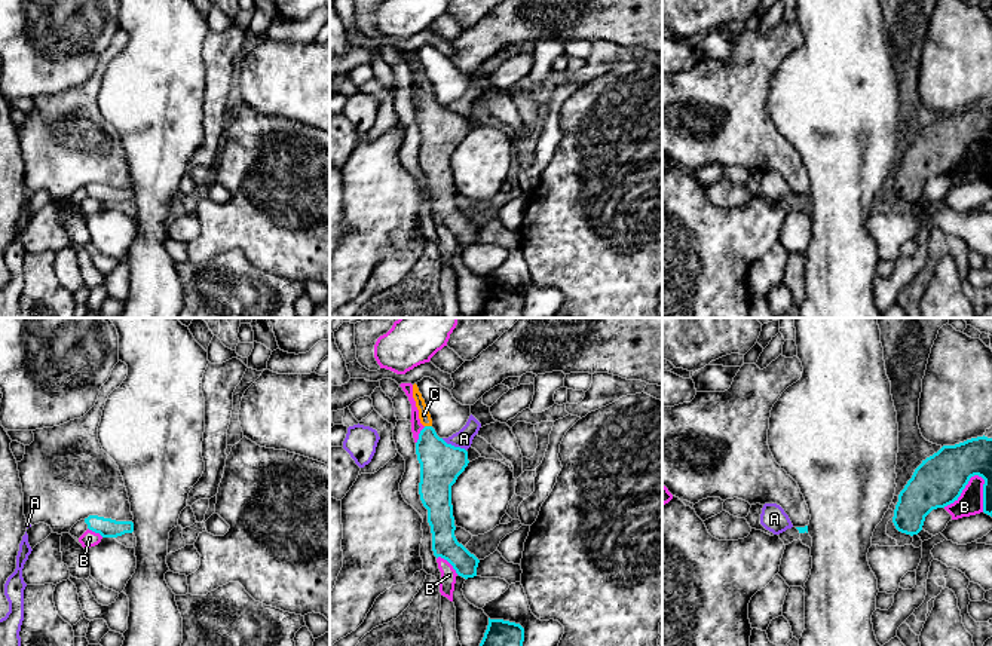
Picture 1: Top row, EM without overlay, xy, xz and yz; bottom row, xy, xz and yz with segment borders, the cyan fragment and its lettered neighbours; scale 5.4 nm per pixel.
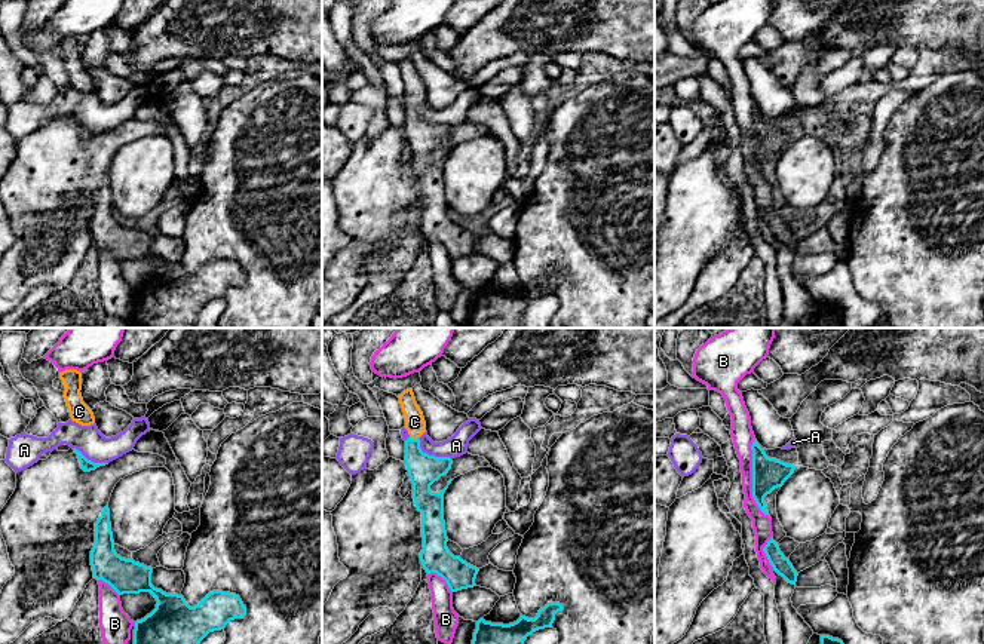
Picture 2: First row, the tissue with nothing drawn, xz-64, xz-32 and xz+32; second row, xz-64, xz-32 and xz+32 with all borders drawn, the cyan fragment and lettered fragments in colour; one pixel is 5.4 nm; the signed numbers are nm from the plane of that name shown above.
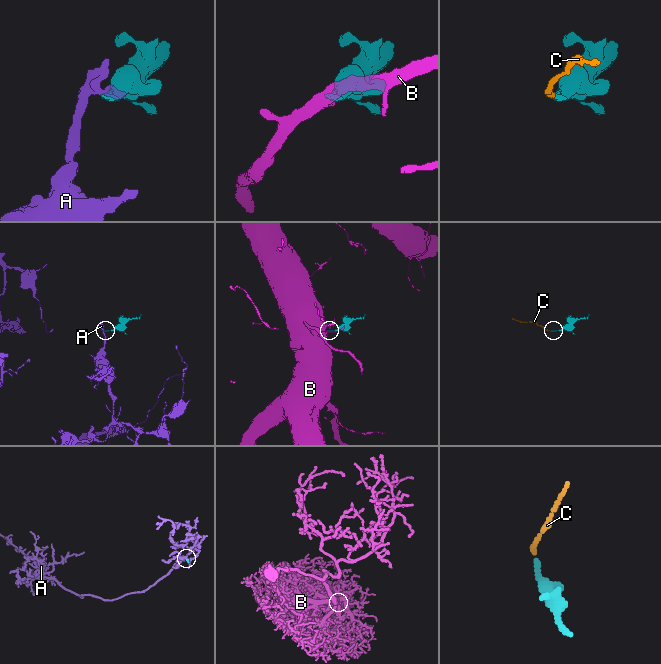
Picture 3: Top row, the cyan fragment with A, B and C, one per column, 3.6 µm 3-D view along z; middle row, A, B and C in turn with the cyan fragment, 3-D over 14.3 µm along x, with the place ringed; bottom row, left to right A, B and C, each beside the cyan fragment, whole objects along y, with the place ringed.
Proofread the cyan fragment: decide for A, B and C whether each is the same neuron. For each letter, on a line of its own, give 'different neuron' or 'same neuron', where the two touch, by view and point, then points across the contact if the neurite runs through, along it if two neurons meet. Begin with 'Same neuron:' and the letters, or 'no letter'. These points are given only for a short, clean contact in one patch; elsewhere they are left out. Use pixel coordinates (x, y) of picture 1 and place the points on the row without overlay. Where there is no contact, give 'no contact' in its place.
Same neuron: C
A: different neuron; meets cyan in xz at (453, 113); border along xz (441, 106), (465, 118)
B: different neuron; meets cyan in yz at (964, 155)
C: same neuron; meets cyan in xz at (428, 94); runs through xz (441, 131), (429, 115), (428, 94), (423, 82)

